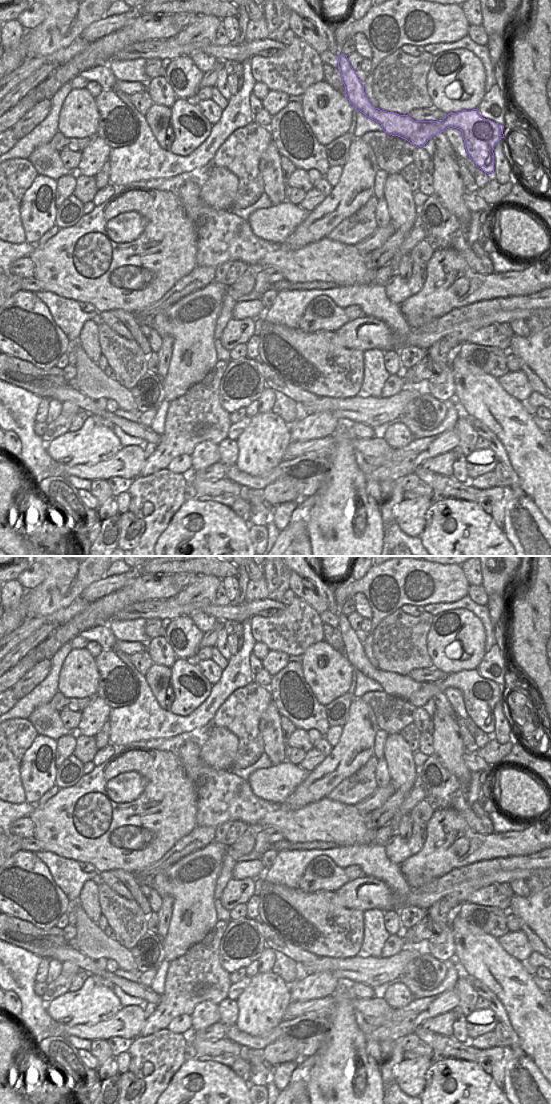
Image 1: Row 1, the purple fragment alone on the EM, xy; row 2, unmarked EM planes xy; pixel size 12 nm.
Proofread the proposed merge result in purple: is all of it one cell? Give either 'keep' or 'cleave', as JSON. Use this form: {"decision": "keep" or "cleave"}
{"decision": "keep"}

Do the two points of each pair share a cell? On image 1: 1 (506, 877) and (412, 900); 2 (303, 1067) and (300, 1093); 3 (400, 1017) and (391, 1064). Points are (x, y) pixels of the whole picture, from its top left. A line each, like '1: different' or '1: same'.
1: same
2: same
3: different

